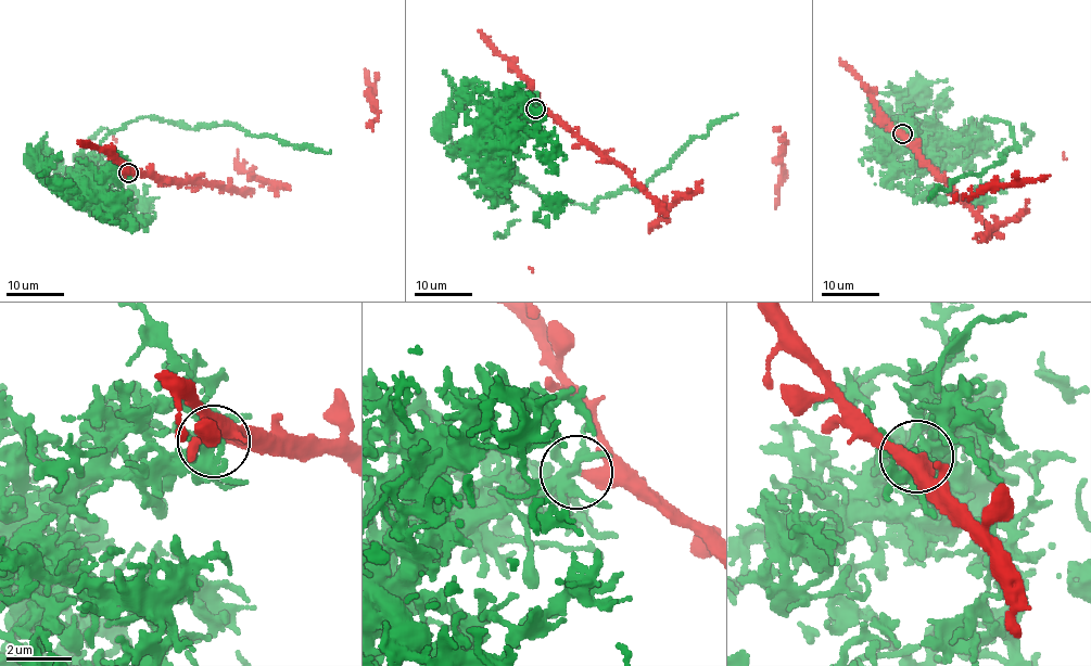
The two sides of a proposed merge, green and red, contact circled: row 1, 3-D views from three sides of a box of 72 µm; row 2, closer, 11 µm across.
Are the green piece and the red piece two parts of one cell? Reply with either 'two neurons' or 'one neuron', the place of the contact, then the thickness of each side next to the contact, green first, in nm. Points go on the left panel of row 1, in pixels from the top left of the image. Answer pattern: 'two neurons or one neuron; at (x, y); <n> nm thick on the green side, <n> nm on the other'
two neurons; at (128, 173); 220 nm thick on the green side, 400 nm on the other

